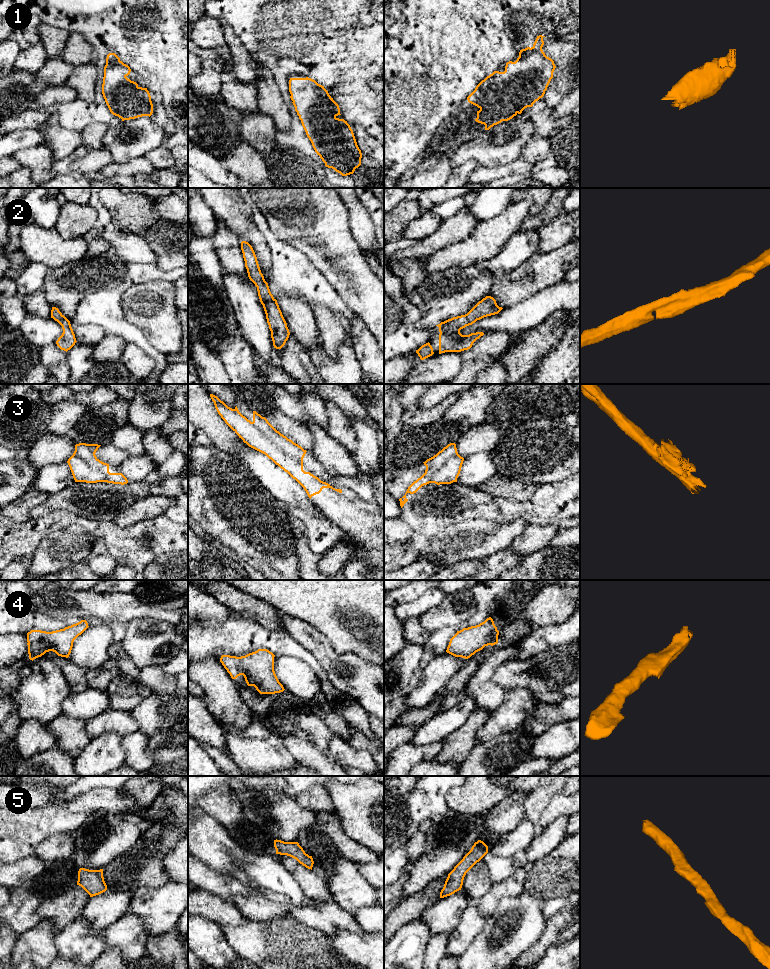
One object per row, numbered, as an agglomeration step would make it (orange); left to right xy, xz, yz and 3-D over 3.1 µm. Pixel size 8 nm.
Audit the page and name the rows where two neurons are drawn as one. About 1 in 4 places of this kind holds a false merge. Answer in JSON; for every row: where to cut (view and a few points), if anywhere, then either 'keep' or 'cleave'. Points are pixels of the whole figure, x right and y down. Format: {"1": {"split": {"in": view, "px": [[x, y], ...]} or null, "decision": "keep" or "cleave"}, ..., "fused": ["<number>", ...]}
{"1": {"split": null, "decision": "keep"}, "2": {"split": null, "decision": "keep"}, "3": {"split": null, "decision": "keep"}, "4": {"split": null, "decision": "keep"}, "5": {"split": null, "decision": "keep"}, "fused": []}

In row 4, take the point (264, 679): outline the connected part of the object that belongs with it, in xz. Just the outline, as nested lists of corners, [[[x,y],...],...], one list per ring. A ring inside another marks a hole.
[[[258,649],[255,652],[241,657],[222,655],[220,662],[232,679],[236,679],[238,676],[243,675],[247,685],[254,686],[260,694],[275,694],[283,692],[285,689],[275,674],[274,657],[275,655],[269,650]]]

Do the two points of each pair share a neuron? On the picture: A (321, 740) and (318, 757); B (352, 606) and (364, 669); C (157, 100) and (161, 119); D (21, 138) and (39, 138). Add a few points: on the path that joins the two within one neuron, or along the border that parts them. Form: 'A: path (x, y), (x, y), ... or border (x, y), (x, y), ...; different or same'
A: border (299, 736), (306, 736), (317, 747), (328, 754); different
B: border (339, 651), (356, 652), (373, 663); different
C: path (158, 105), (160, 114); same
D: path (25, 138), (35, 138); same

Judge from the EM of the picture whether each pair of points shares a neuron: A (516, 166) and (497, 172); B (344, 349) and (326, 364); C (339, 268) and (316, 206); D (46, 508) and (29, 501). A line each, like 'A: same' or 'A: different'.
A: same
B: same
C: same
D: different

